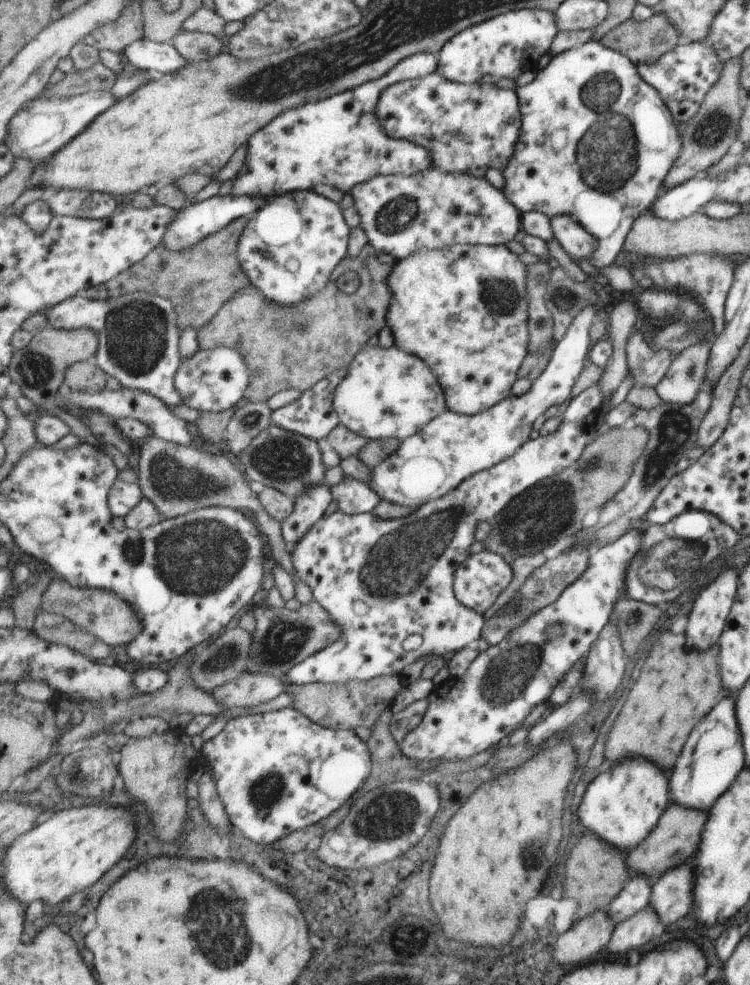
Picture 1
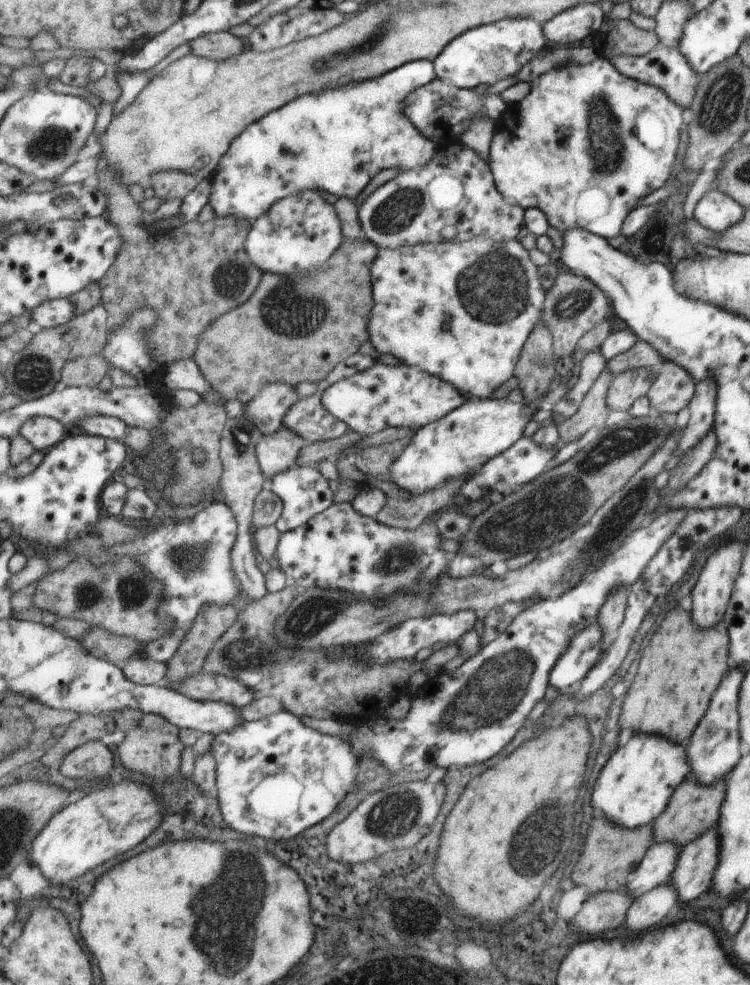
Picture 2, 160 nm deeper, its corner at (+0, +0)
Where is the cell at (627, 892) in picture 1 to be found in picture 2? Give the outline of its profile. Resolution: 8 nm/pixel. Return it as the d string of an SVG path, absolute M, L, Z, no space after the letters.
M657 841L653 844L624 888L632 900L658 884L669 882L679 853L673 841Z

